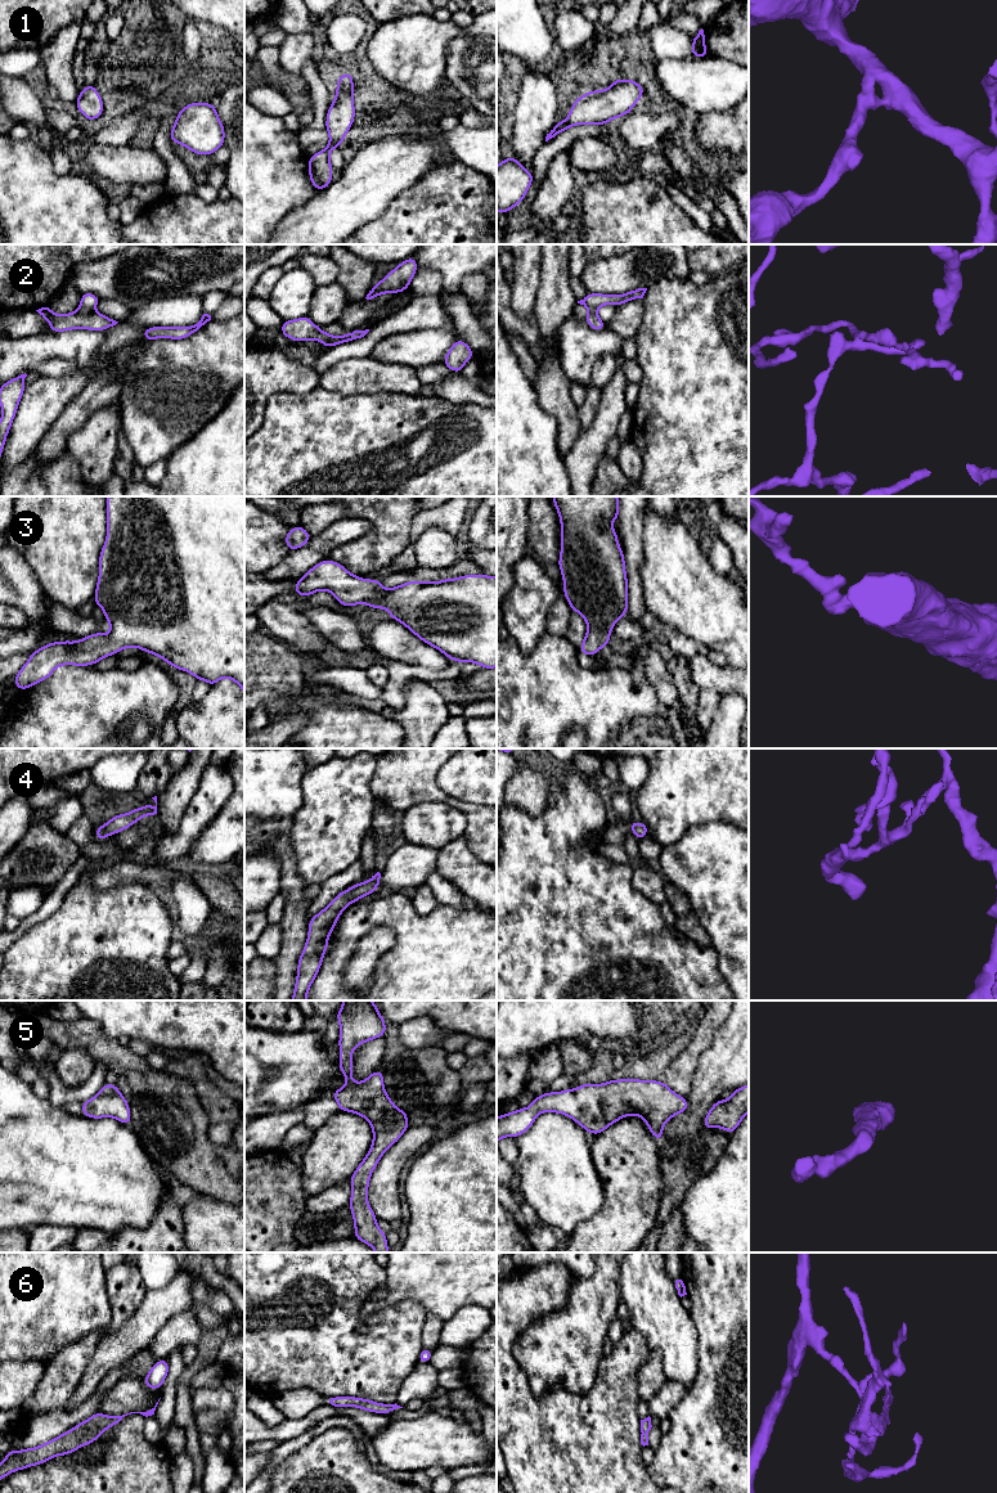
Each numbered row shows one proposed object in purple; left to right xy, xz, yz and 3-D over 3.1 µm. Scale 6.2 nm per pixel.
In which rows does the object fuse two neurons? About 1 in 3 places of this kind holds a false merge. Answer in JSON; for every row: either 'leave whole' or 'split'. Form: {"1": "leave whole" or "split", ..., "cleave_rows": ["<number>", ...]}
{"1": "leave whole", "2": "split", "3": "leave whole", "4": "leave whole", "5": "leave whole", "6": "leave whole", "cleave_rows": ["2"]}

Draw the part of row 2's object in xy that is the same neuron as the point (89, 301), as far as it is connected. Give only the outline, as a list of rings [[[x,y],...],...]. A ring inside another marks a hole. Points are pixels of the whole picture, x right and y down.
[[[90,292],[82,293],[78,305],[78,311],[84,314],[91,312],[96,307],[99,300],[100,298],[94,293]]]

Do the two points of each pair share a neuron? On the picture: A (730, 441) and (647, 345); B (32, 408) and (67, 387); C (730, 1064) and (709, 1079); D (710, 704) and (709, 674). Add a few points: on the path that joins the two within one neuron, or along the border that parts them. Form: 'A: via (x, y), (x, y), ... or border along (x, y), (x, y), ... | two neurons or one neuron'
A: via (719, 417), (672, 369) | one neuron
B: via (41, 404), (50, 395), (58, 392) | one neuron
C: via (724, 1066), (714, 1075) | one neuron
D: border along (700, 689), (714, 689), (719, 695) | two neurons

